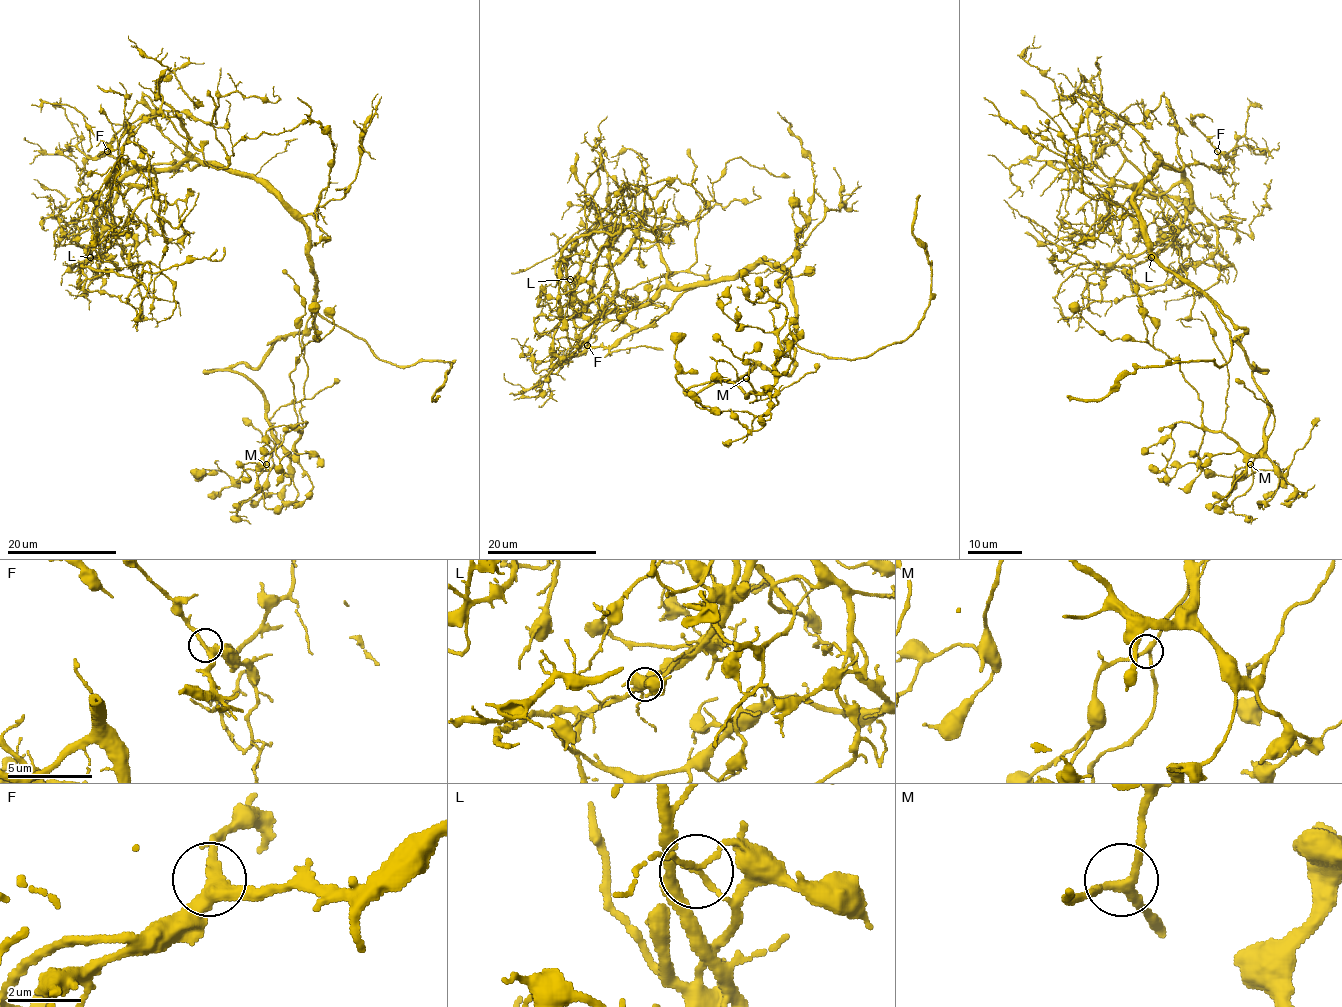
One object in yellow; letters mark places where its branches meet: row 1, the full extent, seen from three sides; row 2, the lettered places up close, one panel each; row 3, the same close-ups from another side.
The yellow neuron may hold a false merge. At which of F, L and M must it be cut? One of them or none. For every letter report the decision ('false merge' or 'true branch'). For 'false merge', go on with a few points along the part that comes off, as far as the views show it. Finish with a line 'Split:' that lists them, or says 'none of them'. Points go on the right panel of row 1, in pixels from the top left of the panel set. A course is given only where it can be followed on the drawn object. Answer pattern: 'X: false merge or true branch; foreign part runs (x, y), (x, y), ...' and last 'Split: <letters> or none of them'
F: true branch
L: false merge; foreign part runs (1152, 257), (1176, 235), (1180, 213), (1104, 134), (1063, 144), (1068, 228), (1057, 217), (1061, 192)
M: true branch
Split: L

